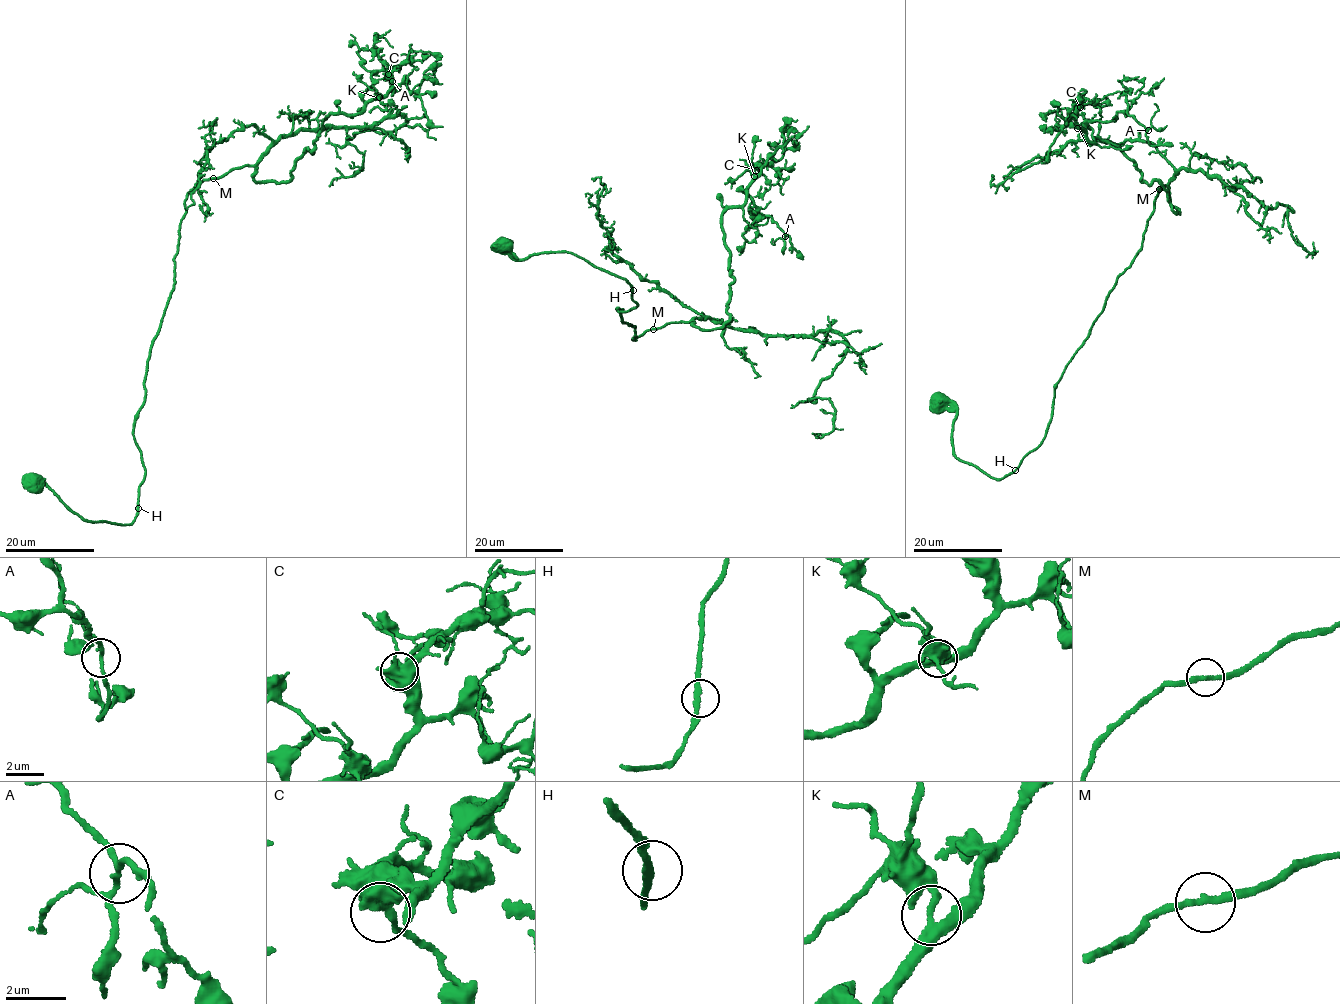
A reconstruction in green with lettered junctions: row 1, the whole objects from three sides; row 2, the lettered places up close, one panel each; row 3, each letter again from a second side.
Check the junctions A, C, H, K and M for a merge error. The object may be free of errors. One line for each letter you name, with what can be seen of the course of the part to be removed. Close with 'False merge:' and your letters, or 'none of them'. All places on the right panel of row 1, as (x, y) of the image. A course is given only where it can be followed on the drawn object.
False merge: none of them

